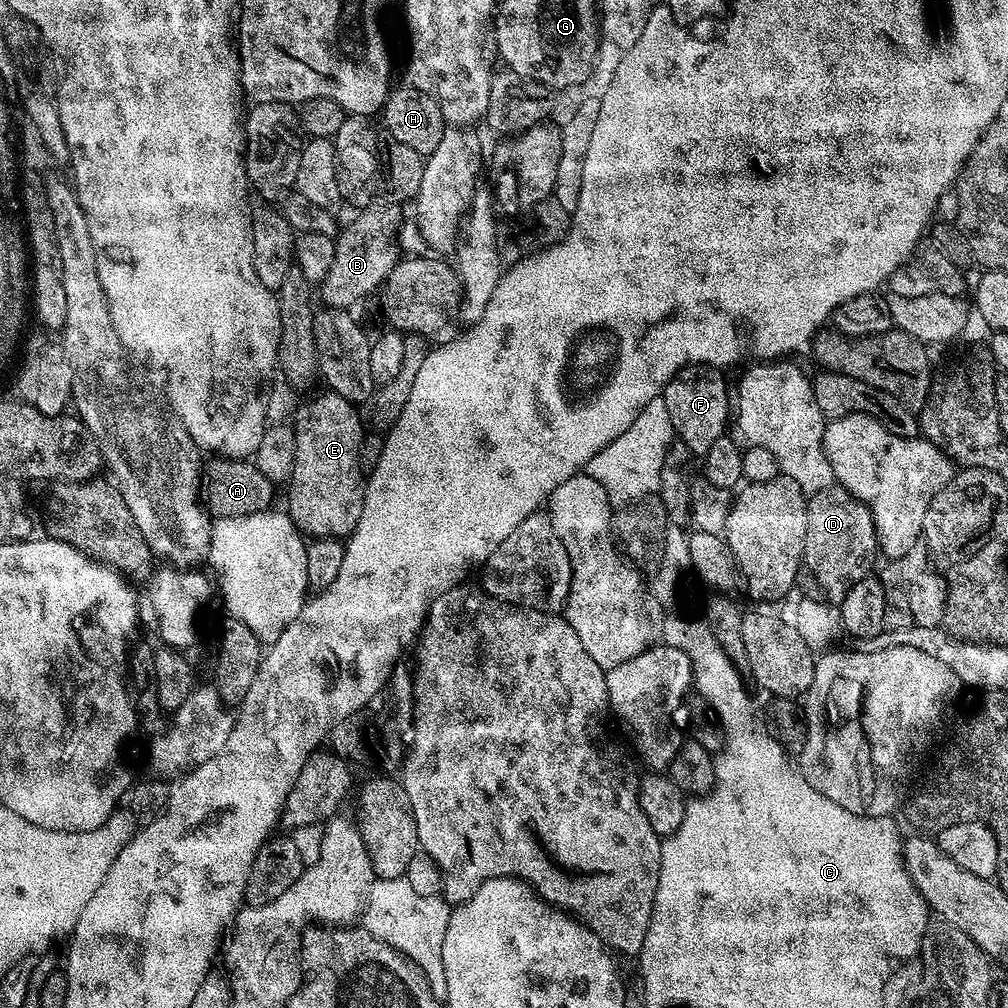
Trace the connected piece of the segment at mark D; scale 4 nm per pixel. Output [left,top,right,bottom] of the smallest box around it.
[798,483,878,606]

